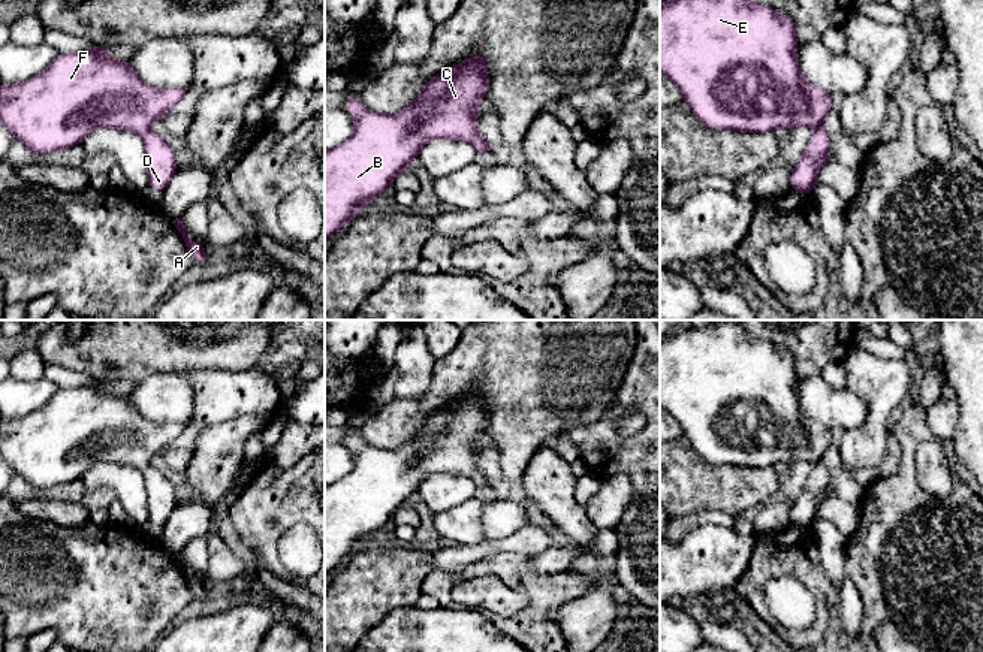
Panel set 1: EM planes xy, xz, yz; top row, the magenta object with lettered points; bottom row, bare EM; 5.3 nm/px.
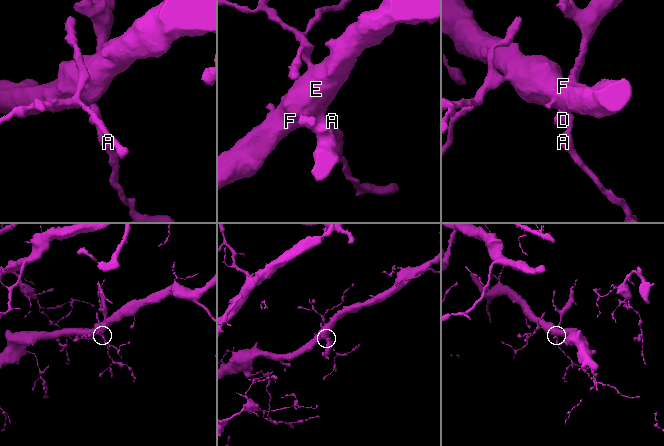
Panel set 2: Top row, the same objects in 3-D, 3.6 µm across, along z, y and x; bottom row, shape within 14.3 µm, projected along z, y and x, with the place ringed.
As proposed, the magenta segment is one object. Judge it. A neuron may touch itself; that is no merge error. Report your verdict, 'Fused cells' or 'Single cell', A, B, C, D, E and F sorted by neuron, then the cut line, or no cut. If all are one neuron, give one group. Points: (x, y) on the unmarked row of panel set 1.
Single cell. Groups: A B C D E F. No split

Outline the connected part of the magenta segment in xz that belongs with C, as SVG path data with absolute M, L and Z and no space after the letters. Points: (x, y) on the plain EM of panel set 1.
M470 390L465 396L456 398L446 408L440 408L426 416L420 429L407 443L392 450L383 450L365 443L356 431L349 431L344 444L353 452L353 470L343 479L325 485L325 576L347 559L359 541L370 541L373 534L380 531L395 513L408 504L420 483L431 474L455 474L471 479L477 486L491 486L489 477L483 476L476 465L482 450L477 438L486 435L485 428L489 423L491 413L486 408L488 393L483 390Z

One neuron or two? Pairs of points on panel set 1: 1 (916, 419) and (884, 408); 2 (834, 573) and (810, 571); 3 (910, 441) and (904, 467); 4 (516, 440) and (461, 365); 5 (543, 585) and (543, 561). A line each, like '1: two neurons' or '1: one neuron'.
1: two neurons
2: two neurons
3: one neuron
4: one neuron
5: two neurons

